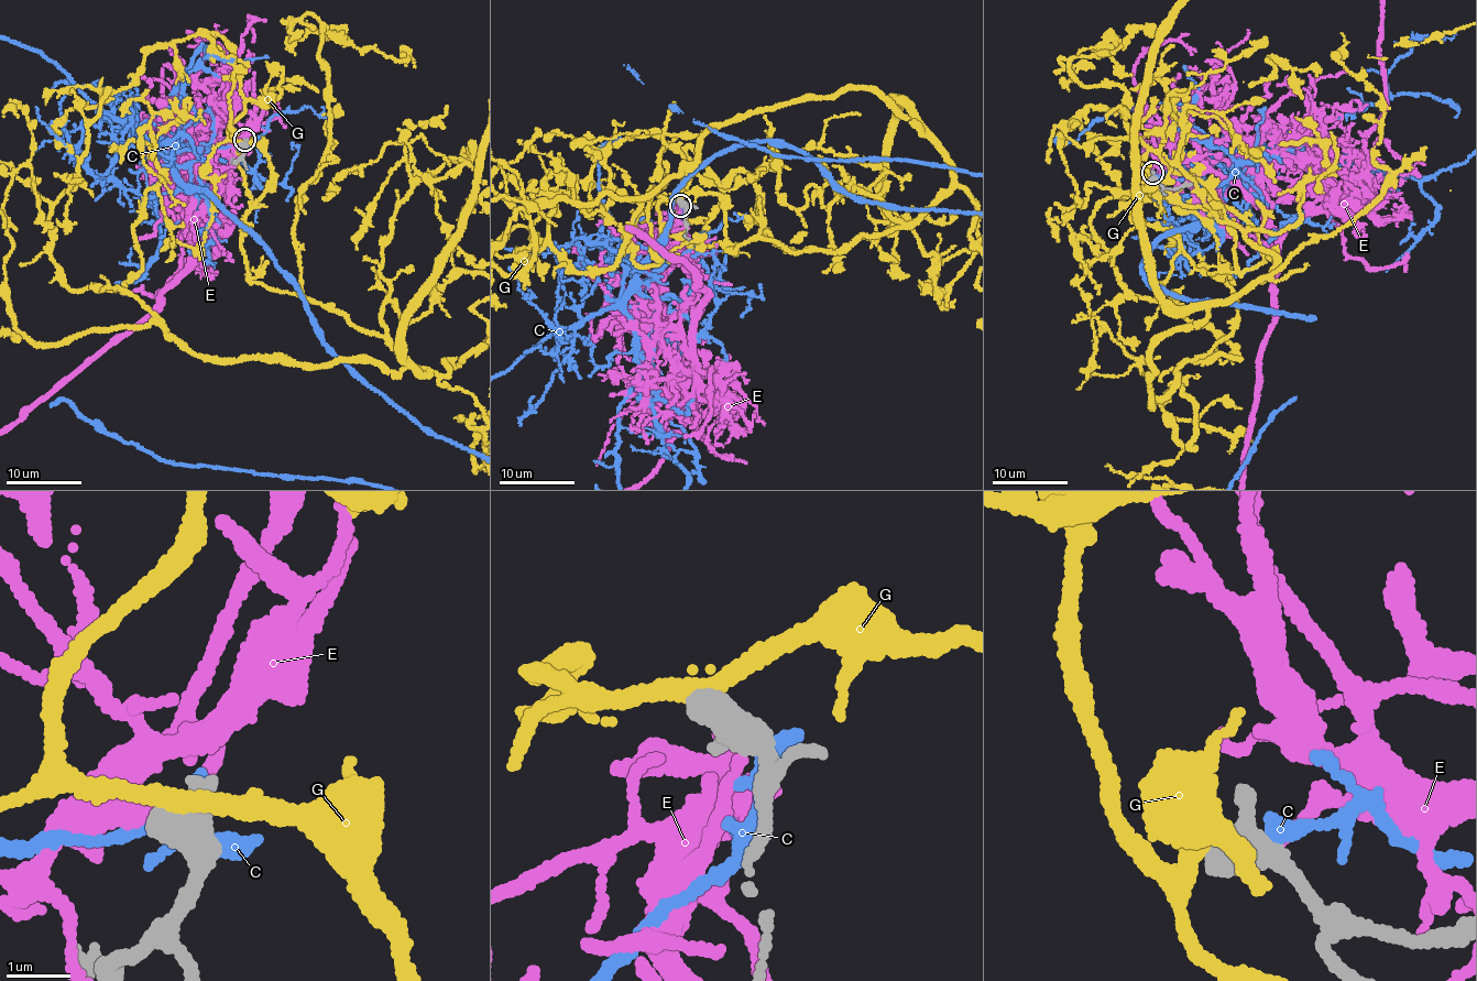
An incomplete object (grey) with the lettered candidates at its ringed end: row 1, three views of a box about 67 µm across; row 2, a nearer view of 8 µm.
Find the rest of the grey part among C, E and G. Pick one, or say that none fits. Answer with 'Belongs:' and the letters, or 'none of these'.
Belongs: none of these

